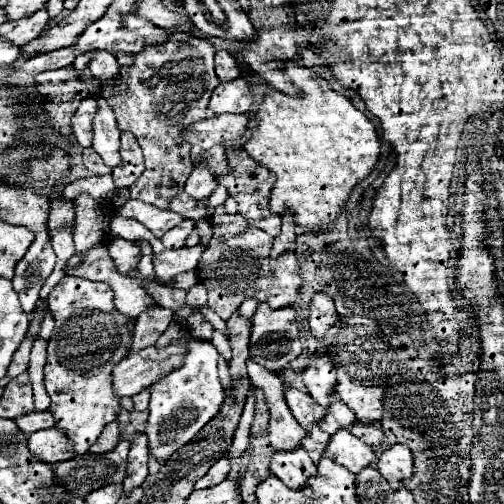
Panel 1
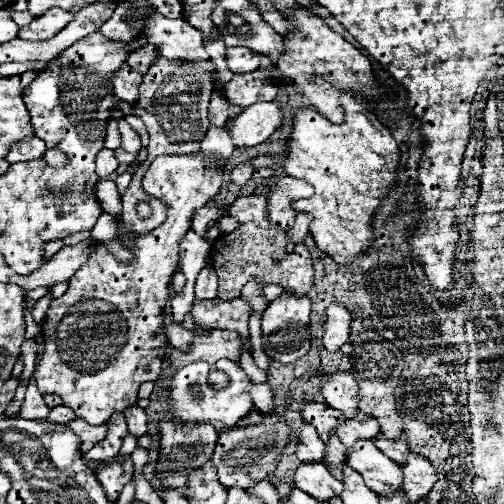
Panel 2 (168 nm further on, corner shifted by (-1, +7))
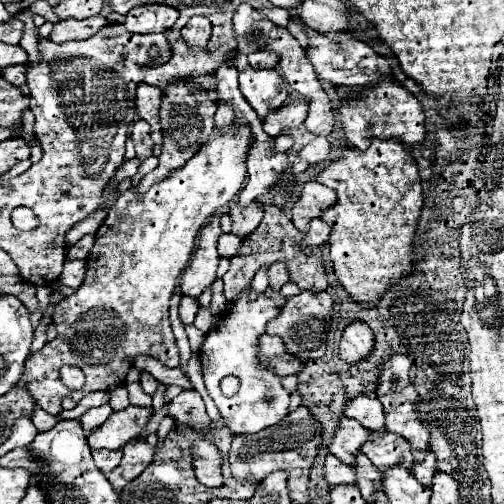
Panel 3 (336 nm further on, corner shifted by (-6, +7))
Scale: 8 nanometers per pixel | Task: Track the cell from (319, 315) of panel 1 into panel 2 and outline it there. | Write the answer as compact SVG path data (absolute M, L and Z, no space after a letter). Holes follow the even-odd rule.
M330 304L326 308L326 324L324 324L324 346L328 352L340 350L350 338L352 314L342 304Z

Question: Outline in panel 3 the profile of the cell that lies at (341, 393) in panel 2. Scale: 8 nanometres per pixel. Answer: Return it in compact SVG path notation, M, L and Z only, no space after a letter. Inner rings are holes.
M357 394L355 398L345 402L343 408L345 416L355 418L363 428L373 430L373 432L385 432L385 424L383 424L383 408L381 402L369 394Z

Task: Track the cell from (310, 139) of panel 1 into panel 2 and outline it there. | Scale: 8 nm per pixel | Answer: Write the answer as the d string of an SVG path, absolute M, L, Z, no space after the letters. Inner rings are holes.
M342 94L340 102L346 110L344 124L332 124L314 108L296 114L284 170L316 188L314 198L296 200L294 210L314 214L310 232L316 246L344 266L372 246L372 218L390 188L396 186L400 150L390 130L362 102L356 102L350 94Z

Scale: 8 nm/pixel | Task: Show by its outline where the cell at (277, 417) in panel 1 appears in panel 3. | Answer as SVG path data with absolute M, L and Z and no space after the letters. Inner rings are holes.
M327 454L323 460L323 472L325 480L329 484L355 484L355 470L339 462L339 458Z

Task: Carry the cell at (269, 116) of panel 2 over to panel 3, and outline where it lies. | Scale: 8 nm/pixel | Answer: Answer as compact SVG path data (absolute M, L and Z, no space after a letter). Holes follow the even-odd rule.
M307 100L289 102L277 110L271 110L263 120L263 130L275 138L283 132L289 132L291 128L297 128L307 118Z

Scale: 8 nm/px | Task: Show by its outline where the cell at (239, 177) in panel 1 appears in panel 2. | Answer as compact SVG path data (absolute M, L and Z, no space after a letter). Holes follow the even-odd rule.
M278 176L268 194L270 224L274 228L290 230L296 220L296 210L292 208L292 202L300 198L310 198L312 194L314 194L314 188L306 184L304 180L290 178L290 176Z

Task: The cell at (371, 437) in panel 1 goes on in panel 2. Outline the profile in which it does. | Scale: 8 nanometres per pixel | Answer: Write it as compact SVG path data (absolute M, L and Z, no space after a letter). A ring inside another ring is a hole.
M374 438L376 448L382 450L390 460L394 460L396 464L404 464L406 462L406 454L410 454L408 448L408 440L400 438L400 440L388 440L388 438Z

